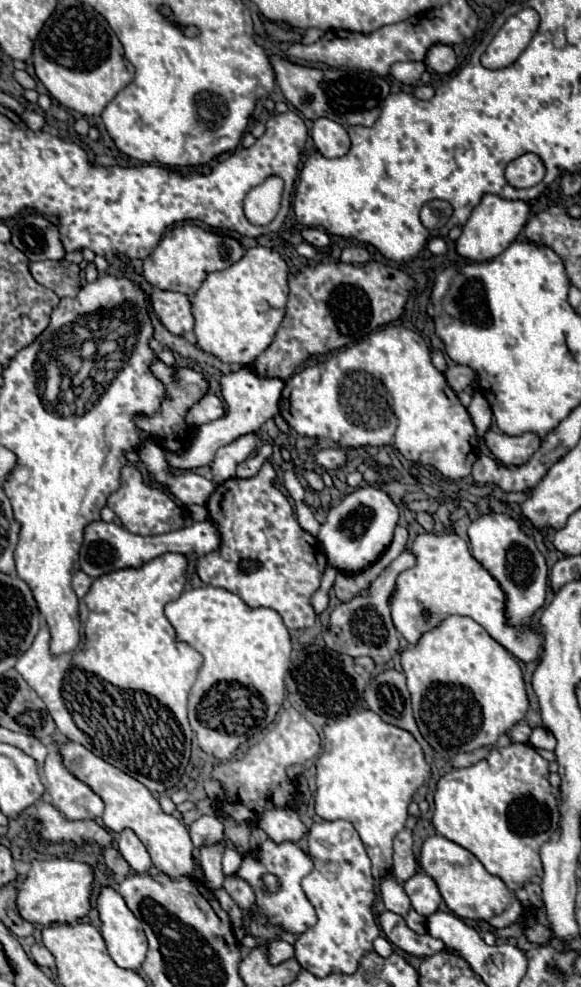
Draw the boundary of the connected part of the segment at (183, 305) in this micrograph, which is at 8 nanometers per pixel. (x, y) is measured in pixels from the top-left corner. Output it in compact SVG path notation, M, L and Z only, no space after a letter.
M155 289L151 293L151 307L163 327L173 335L187 335L193 329L193 315L189 297L183 293Z

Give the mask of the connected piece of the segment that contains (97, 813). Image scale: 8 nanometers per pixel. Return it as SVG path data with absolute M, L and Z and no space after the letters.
M57 751L47 755L45 781L51 803L71 821L99 819L103 813L103 801L85 783L75 779L61 763Z

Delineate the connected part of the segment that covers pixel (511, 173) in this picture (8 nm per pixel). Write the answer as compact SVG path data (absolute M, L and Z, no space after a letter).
M525 153L519 159L511 161L505 171L507 183L517 189L527 189L537 185L543 179L543 175L545 175L545 167L541 159L533 153Z

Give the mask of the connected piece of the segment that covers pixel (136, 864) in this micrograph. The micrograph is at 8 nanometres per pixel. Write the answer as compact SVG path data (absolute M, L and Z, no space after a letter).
M125 829L125 831L119 833L117 847L119 847L119 853L123 855L123 859L129 863L129 867L135 873L147 873L151 869L149 853L147 853L145 845L135 837L135 833L131 829Z

